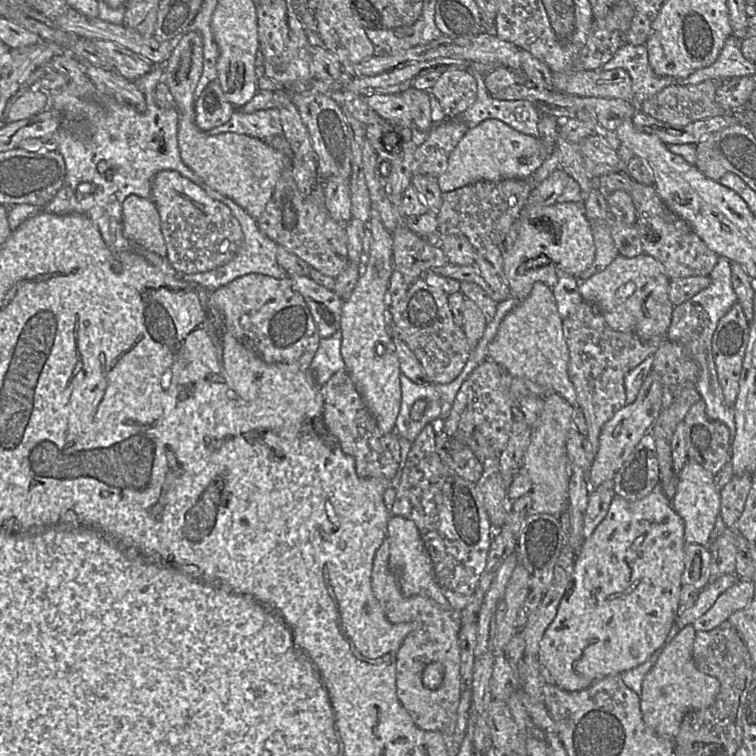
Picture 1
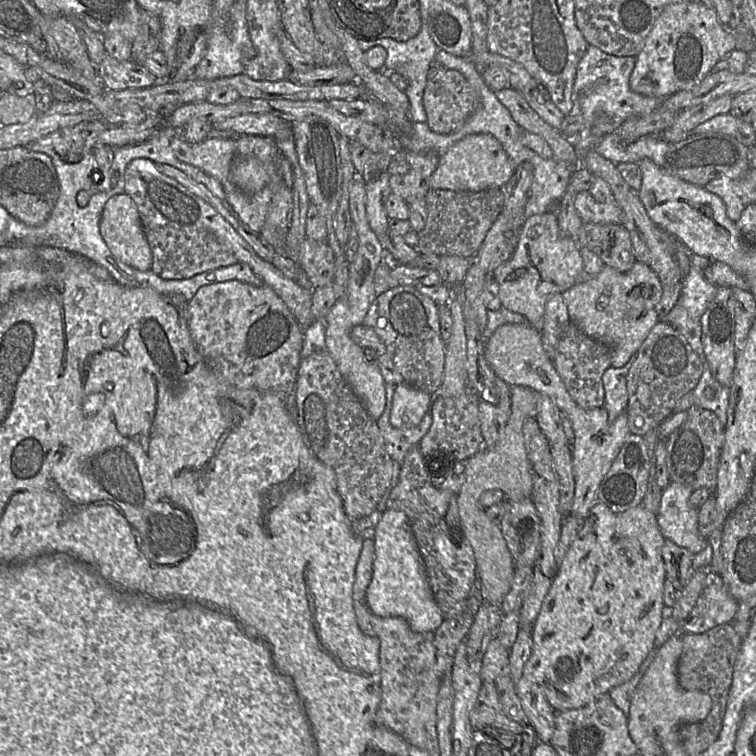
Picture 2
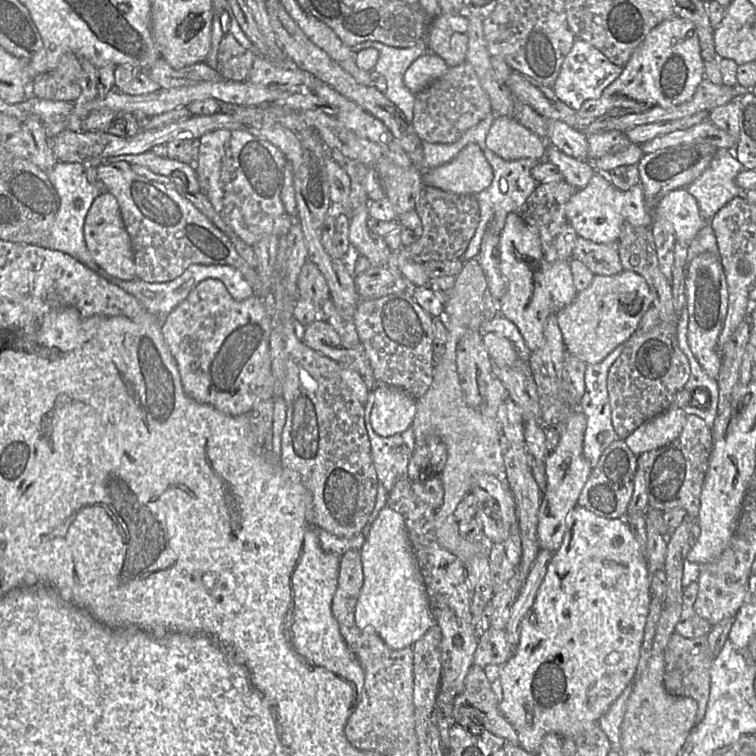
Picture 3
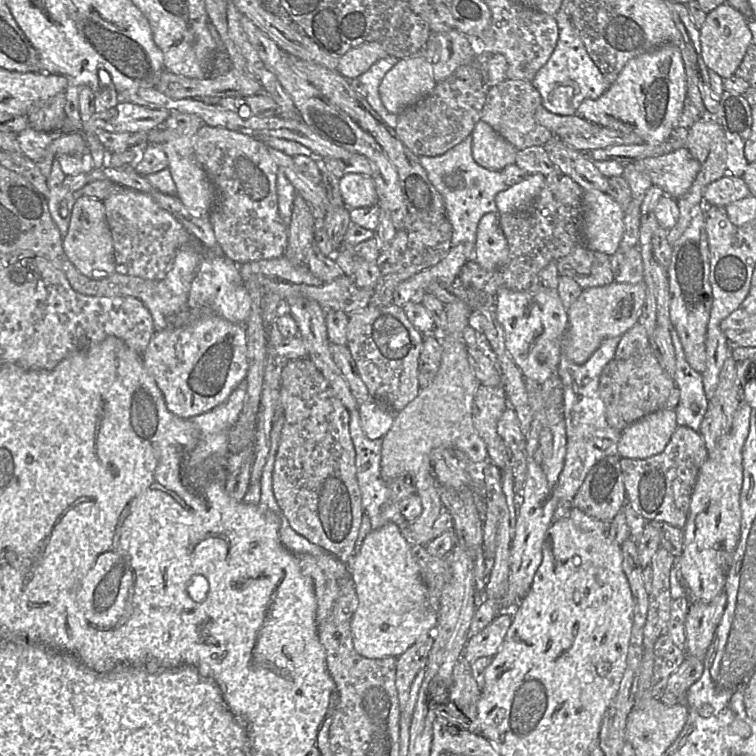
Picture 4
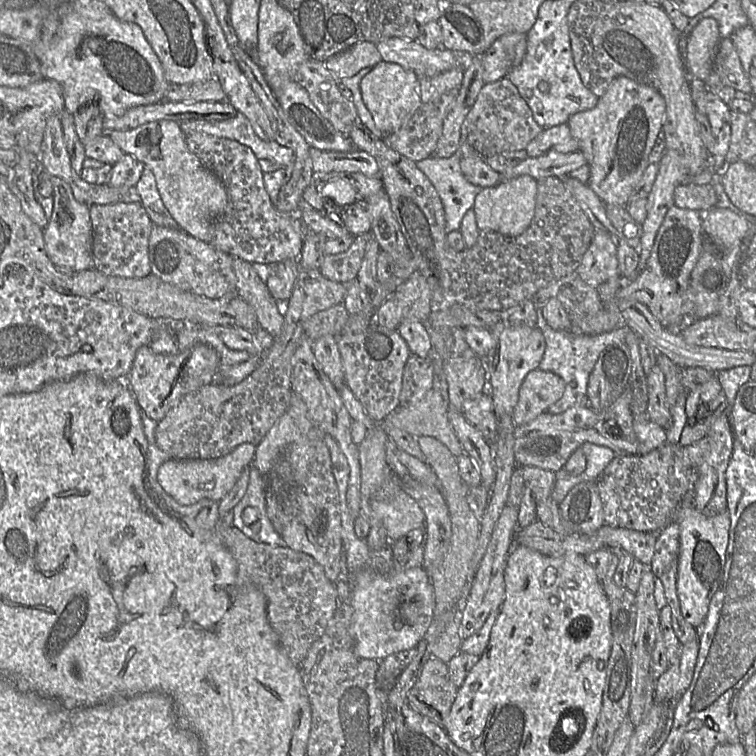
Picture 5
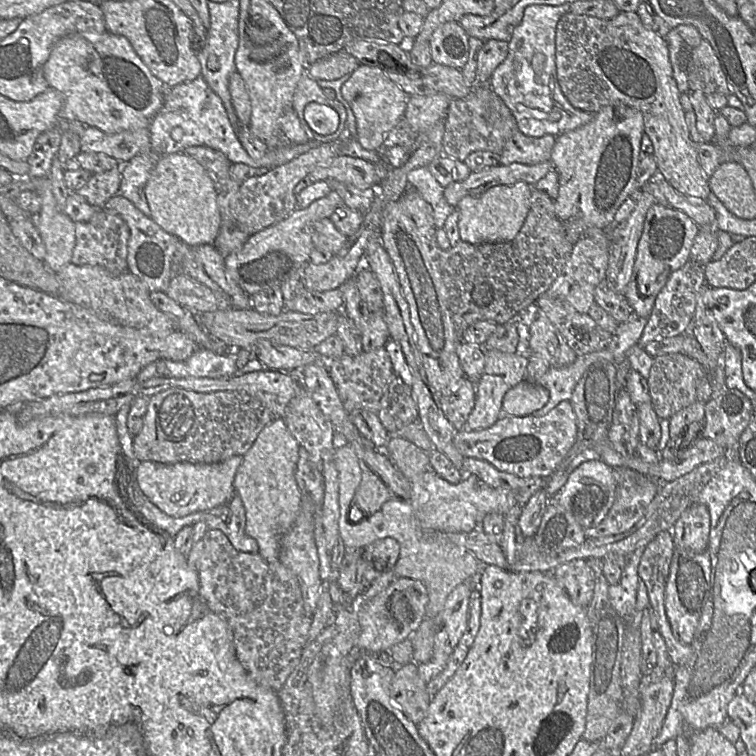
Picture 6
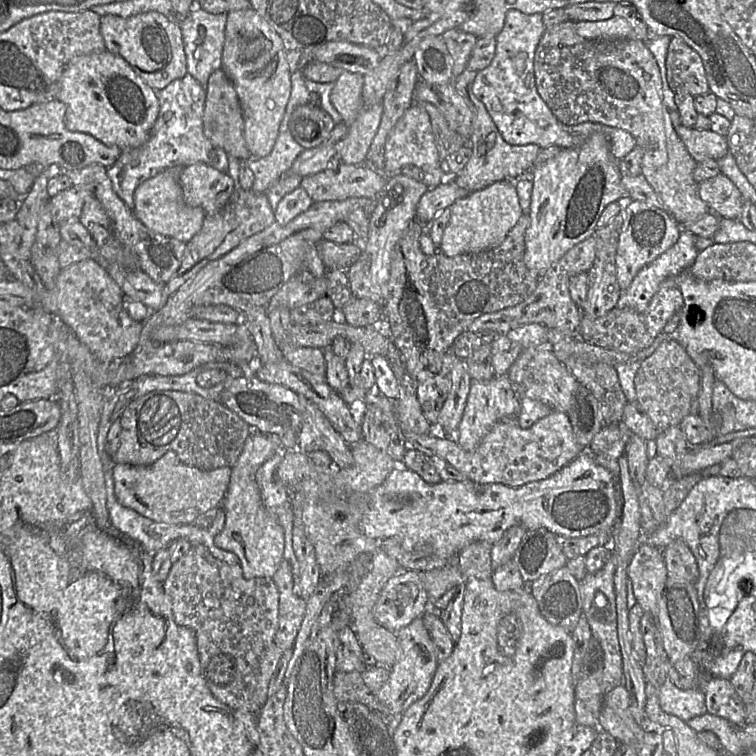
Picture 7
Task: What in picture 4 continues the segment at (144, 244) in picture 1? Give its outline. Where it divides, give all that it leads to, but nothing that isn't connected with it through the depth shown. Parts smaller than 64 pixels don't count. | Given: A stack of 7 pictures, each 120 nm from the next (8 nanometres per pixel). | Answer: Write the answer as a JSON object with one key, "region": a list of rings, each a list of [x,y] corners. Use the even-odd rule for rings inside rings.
{"region":[[[80,196],[68,216],[70,223],[67,233],[62,236],[63,249],[75,268],[84,276],[94,279],[105,278],[116,272],[114,247],[106,220],[103,200]]]}

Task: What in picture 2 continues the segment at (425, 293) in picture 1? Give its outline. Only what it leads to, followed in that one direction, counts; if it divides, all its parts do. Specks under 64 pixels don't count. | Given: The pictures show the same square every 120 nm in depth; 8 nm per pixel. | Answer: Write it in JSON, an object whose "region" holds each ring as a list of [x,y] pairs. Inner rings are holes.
{"region":[[[401,286],[389,289],[375,298],[362,325],[373,329],[386,346],[385,354],[393,358],[395,367],[409,386],[432,395],[439,389],[444,375],[445,344],[441,339],[440,306],[431,298],[421,294],[413,286]]]}

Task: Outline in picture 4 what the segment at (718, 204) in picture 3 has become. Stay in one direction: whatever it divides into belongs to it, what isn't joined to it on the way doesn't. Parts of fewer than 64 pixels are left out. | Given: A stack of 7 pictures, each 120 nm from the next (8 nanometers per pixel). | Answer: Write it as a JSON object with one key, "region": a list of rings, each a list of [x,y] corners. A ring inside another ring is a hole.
{"region":[[[685,147],[647,157],[640,161],[640,165],[645,166],[654,185],[677,199],[689,191],[700,170],[699,161],[693,158]]]}

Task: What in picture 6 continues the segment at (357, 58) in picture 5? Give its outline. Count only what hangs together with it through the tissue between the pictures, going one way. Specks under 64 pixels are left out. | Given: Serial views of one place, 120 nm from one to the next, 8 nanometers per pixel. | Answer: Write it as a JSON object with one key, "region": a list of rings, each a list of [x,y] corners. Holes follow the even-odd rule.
{"region":[[[338,52],[317,61],[305,71],[313,78],[334,81],[351,75],[359,66],[360,63],[354,56]]]}

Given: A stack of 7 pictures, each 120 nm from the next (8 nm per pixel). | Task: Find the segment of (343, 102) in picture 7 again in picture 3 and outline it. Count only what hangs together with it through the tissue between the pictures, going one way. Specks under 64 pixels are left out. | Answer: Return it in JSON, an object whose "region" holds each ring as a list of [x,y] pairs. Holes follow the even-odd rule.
{"region":[[[426,53],[415,60],[404,74],[405,86],[415,95],[441,78],[448,70],[445,61]]]}

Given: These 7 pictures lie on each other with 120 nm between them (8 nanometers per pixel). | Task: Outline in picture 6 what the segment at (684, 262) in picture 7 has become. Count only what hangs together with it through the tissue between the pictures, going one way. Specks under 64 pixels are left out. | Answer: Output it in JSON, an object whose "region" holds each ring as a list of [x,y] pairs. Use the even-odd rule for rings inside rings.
{"region":[[[702,227],[691,248],[690,261],[706,265],[719,259],[733,244],[733,238],[729,233],[716,227]]]}

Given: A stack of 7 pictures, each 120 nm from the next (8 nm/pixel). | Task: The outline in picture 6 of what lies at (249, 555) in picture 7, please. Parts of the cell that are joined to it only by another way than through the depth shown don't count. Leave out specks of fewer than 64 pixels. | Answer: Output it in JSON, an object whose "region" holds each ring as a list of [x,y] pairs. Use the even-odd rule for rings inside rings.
{"region":[[[276,418],[262,429],[251,448],[243,455],[243,461],[235,475],[234,493],[241,498],[245,509],[245,533],[257,542],[257,553],[269,562],[279,560],[281,541],[294,526],[295,515],[302,498],[296,474],[301,450],[306,449],[290,433],[284,418]]]}

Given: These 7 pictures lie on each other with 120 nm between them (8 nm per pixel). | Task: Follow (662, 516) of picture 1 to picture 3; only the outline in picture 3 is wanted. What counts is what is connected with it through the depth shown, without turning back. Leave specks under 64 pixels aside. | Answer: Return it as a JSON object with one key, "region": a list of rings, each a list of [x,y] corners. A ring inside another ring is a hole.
{"region":[[[576,506],[568,514],[562,543],[554,552],[553,558],[548,564],[545,577],[538,589],[532,607],[522,619],[519,643],[508,661],[500,666],[501,697],[499,699],[499,710],[517,732],[517,745],[523,750],[537,754],[544,737],[549,733],[555,733],[563,740],[585,733],[599,722],[623,691],[630,684],[633,684],[652,599],[651,574],[652,571],[649,568],[642,547],[625,517],[617,519],[605,518],[581,506]]]}

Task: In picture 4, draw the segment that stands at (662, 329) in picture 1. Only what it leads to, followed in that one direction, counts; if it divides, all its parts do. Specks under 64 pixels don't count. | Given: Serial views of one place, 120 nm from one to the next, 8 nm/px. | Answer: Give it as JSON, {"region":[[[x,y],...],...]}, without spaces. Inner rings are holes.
{"region":[[[618,283],[582,290],[567,311],[567,327],[561,338],[561,352],[576,364],[585,363],[607,338],[620,337],[638,321],[645,302],[644,283]]]}

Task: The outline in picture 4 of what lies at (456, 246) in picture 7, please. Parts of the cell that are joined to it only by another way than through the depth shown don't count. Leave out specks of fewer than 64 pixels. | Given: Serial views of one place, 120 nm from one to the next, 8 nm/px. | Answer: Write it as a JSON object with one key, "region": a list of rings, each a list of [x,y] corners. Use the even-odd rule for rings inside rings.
{"region":[[[527,173],[520,182],[499,192],[495,197],[499,215],[529,210],[543,186],[544,179],[545,176],[541,173]]]}

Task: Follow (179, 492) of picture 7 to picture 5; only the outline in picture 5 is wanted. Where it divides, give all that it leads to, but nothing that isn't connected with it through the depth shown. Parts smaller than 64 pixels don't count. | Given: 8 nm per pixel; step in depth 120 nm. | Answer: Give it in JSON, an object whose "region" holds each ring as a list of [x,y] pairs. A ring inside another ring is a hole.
{"region":[[[245,443],[221,458],[169,460],[159,467],[157,481],[162,489],[180,505],[193,505],[202,499],[220,501],[231,492],[243,471],[250,468],[255,451],[256,445]]]}

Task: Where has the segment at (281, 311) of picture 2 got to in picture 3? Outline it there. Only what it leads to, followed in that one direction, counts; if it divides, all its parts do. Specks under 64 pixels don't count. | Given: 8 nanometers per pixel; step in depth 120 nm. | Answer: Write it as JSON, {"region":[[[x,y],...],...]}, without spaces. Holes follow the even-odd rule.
{"region":[[[217,279],[202,281],[162,323],[163,338],[177,363],[186,395],[232,416],[246,414],[263,401],[272,403],[274,413],[277,397],[271,371],[270,334],[271,318],[264,298],[254,293],[243,301],[235,301]]]}

